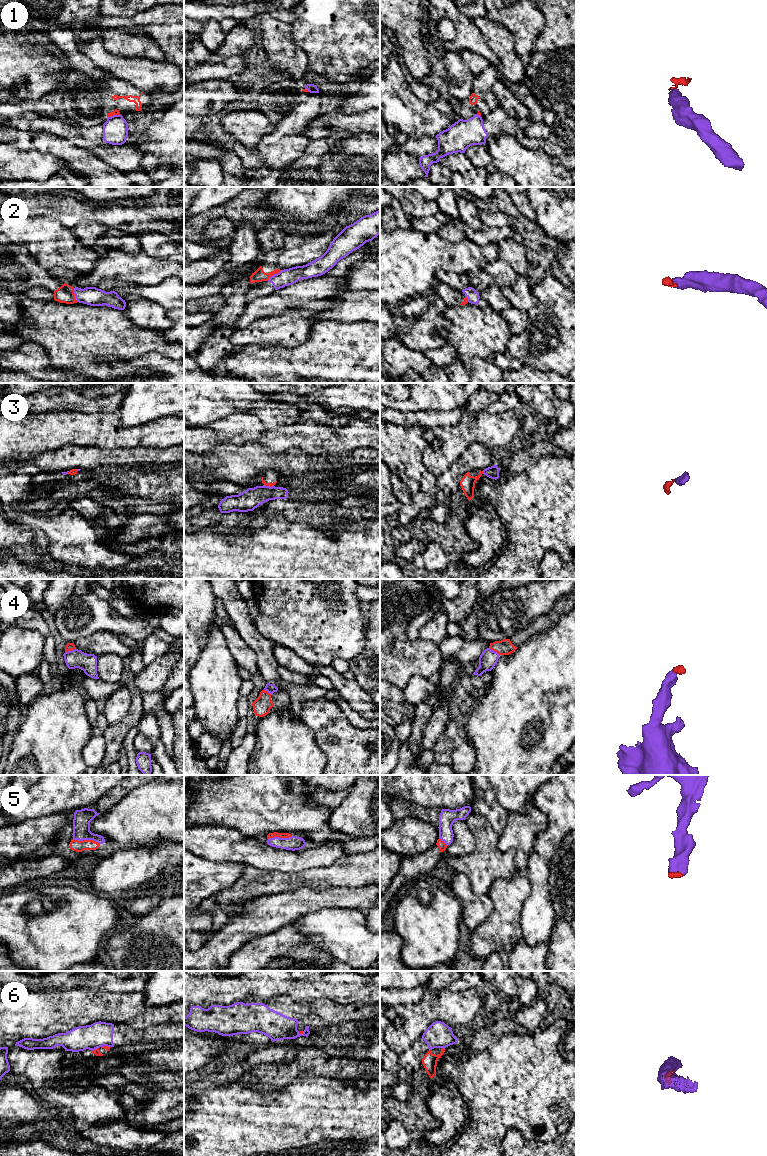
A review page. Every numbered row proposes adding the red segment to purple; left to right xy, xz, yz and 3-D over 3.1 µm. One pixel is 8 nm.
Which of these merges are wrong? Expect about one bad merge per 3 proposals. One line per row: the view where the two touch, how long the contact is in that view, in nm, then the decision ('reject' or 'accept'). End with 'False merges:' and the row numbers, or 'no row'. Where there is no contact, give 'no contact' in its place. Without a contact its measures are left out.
1: xy | 110 nm | reject
2: xz | 150 nm | reject
3: yz | 30 nm | accept
4: xy | 90 nm | accept
5: xy | 220 nm | accept
6: yz | 40 nm | reject
False merges: 1, 2, 6

